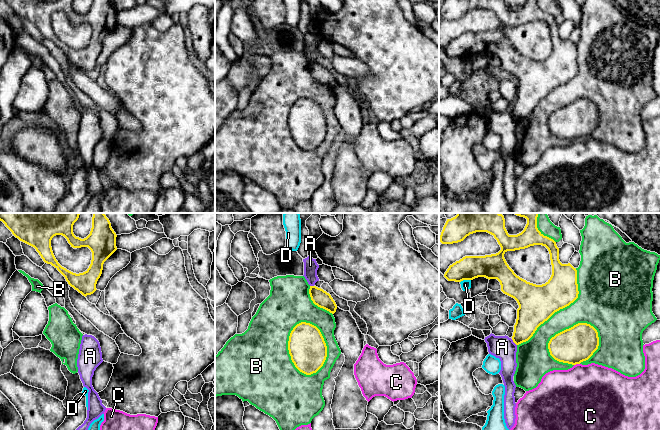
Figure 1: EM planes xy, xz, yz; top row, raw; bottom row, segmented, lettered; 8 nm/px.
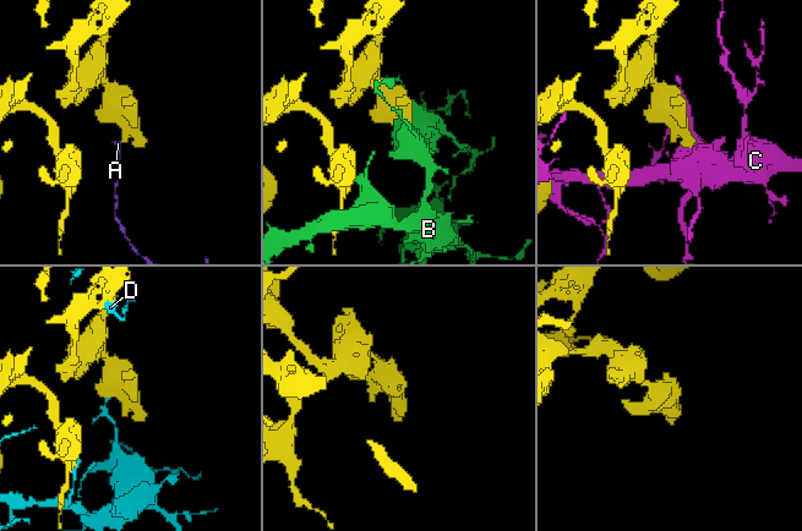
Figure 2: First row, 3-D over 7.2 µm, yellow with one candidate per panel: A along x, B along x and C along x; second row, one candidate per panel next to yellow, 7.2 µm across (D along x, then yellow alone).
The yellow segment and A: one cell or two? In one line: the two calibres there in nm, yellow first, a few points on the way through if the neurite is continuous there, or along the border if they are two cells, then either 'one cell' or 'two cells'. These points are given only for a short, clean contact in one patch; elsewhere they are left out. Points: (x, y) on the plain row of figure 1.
calibres 220 and 190 nm; border yz (511, 115), (516, 121); two cells

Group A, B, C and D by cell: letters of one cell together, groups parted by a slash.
A / B / C / D

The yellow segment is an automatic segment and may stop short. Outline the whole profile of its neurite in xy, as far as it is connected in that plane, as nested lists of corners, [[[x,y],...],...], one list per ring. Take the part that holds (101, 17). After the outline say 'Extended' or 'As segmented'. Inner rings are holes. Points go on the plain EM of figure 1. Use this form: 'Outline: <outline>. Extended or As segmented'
Outline: [[[5,0],[20,17],[34,23],[43,37],[54,42],[68,60],[83,72],[93,70],[103,46],[104,38],[117,26],[116,9],[111,0],[92,0],[90,10],[81,15],[73,9],[74,0]],[[56,11],[64,12],[73,24],[88,23],[92,28],[89,44],[83,49],[73,49],[56,36],[51,16]]]. As segmented

